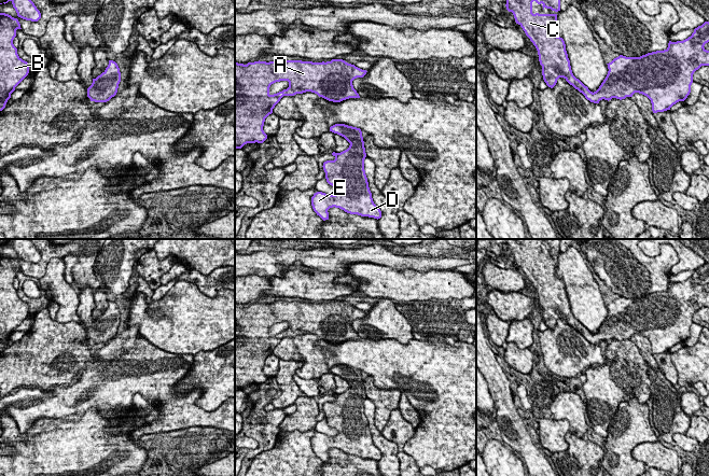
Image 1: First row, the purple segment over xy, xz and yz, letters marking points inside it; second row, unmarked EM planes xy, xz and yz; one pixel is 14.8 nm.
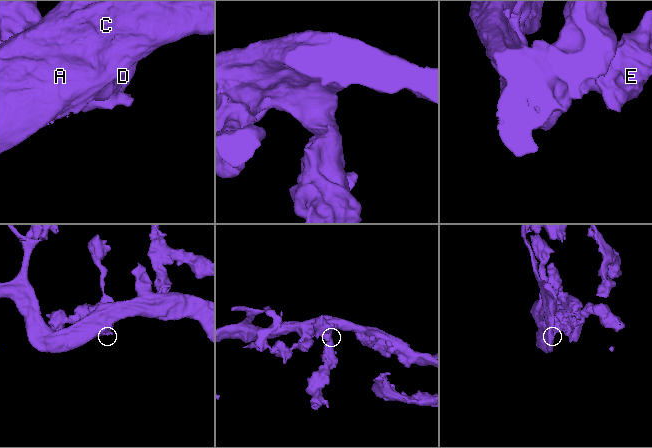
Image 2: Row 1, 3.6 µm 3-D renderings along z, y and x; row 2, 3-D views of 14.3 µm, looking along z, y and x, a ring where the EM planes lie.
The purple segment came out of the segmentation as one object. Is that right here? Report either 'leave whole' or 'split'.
leave whole

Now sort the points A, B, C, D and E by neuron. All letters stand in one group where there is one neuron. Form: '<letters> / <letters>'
A B C D E

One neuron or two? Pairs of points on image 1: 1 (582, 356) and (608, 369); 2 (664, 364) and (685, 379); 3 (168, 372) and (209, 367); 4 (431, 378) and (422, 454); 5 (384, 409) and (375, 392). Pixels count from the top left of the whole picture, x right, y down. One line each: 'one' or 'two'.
1: two
2: two
3: two
4: one
5: one

